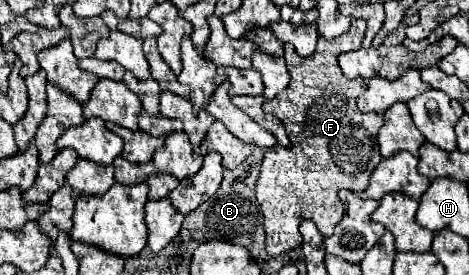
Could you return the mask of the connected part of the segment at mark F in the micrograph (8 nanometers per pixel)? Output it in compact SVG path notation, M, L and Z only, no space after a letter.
M355 19L345 35L331 41L319 37L317 51L311 57L297 55L291 43L285 45L291 83L271 101L265 101L263 111L281 119L291 139L291 147L267 151L257 181L257 195L267 235L265 243L273 257L301 245L299 225L305 219L311 219L319 233L327 237L327 223L333 223L335 229L343 217L343 203L337 193L341 189L365 191L371 171L375 171L381 161L377 131L383 127L383 117L377 113L361 113L357 109L355 101L365 91L365 81L345 79L337 63L341 53L361 47L363 35L365 23L363 19Z

